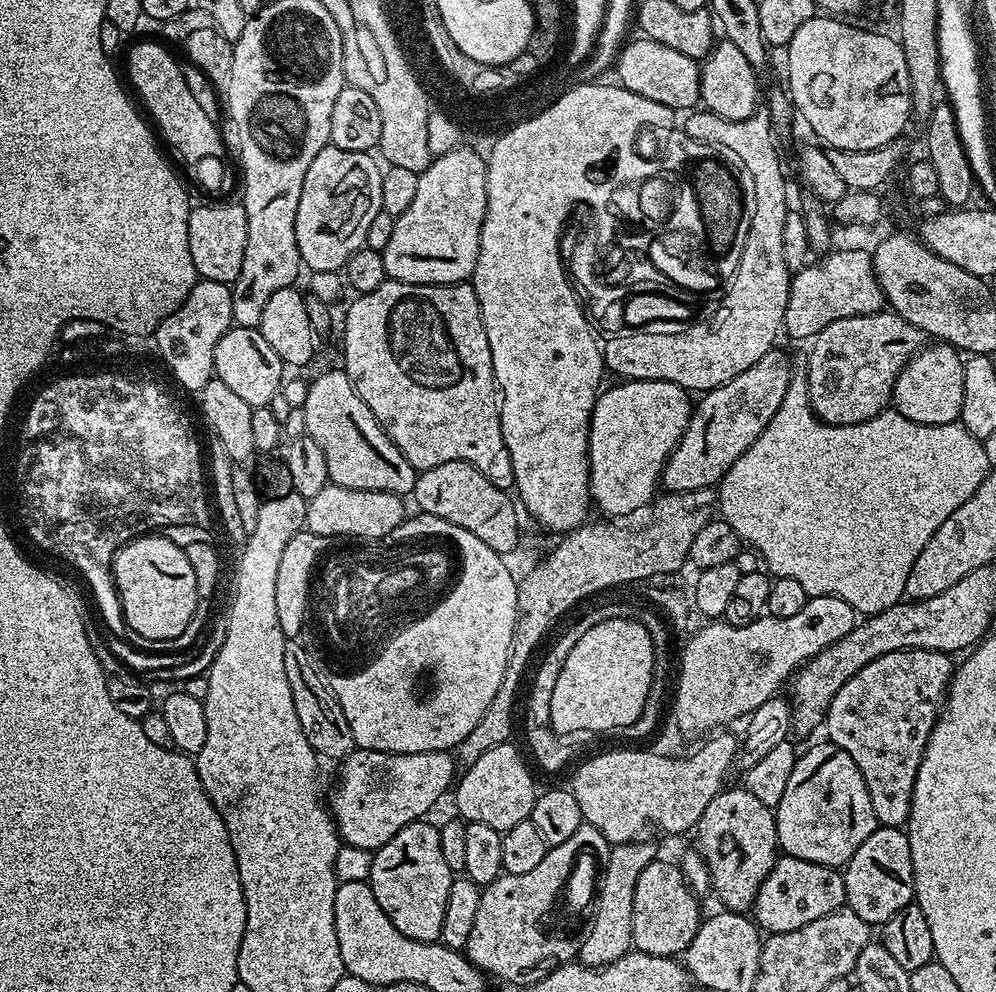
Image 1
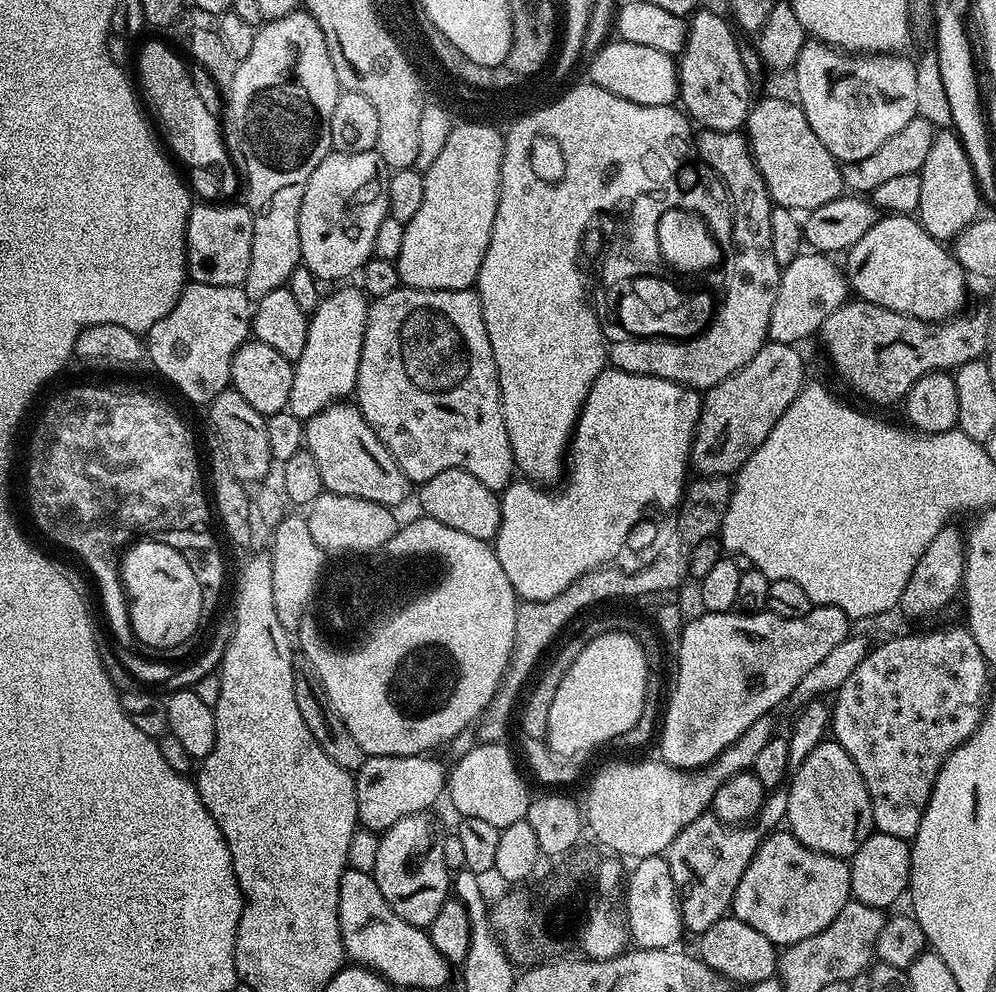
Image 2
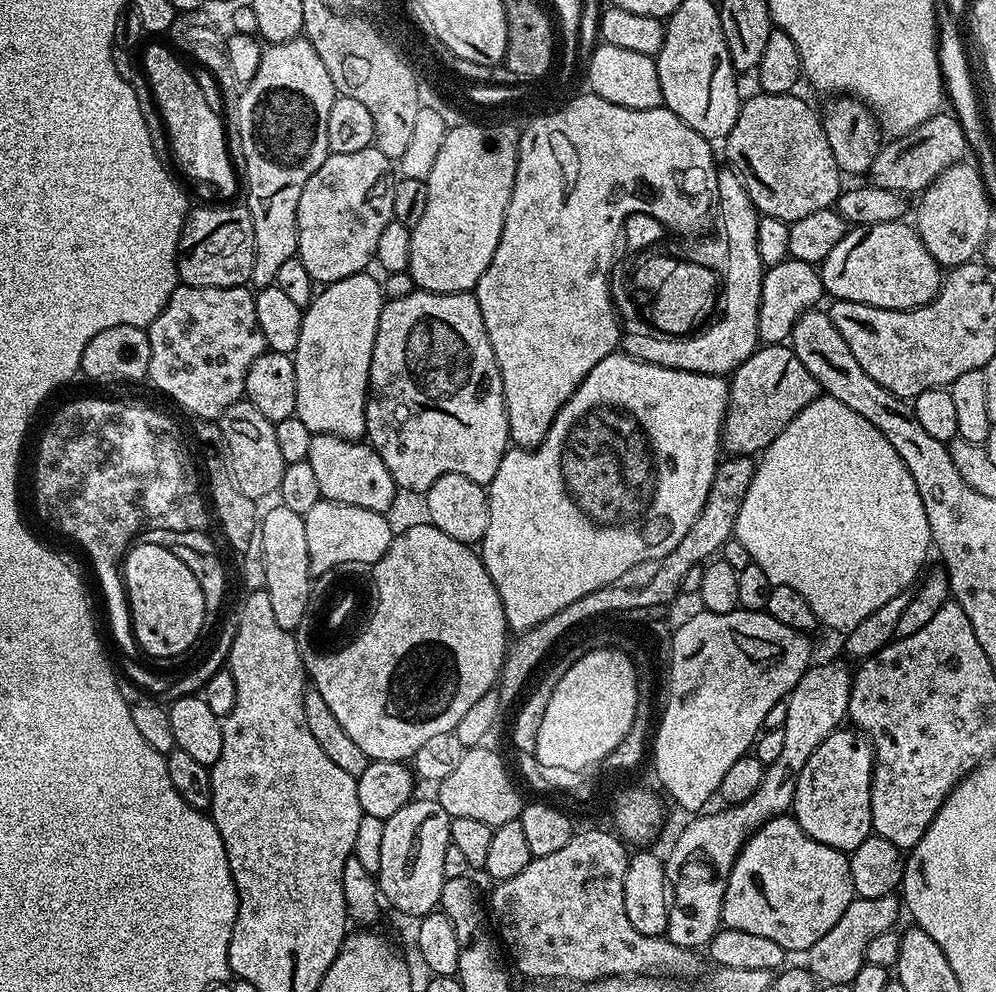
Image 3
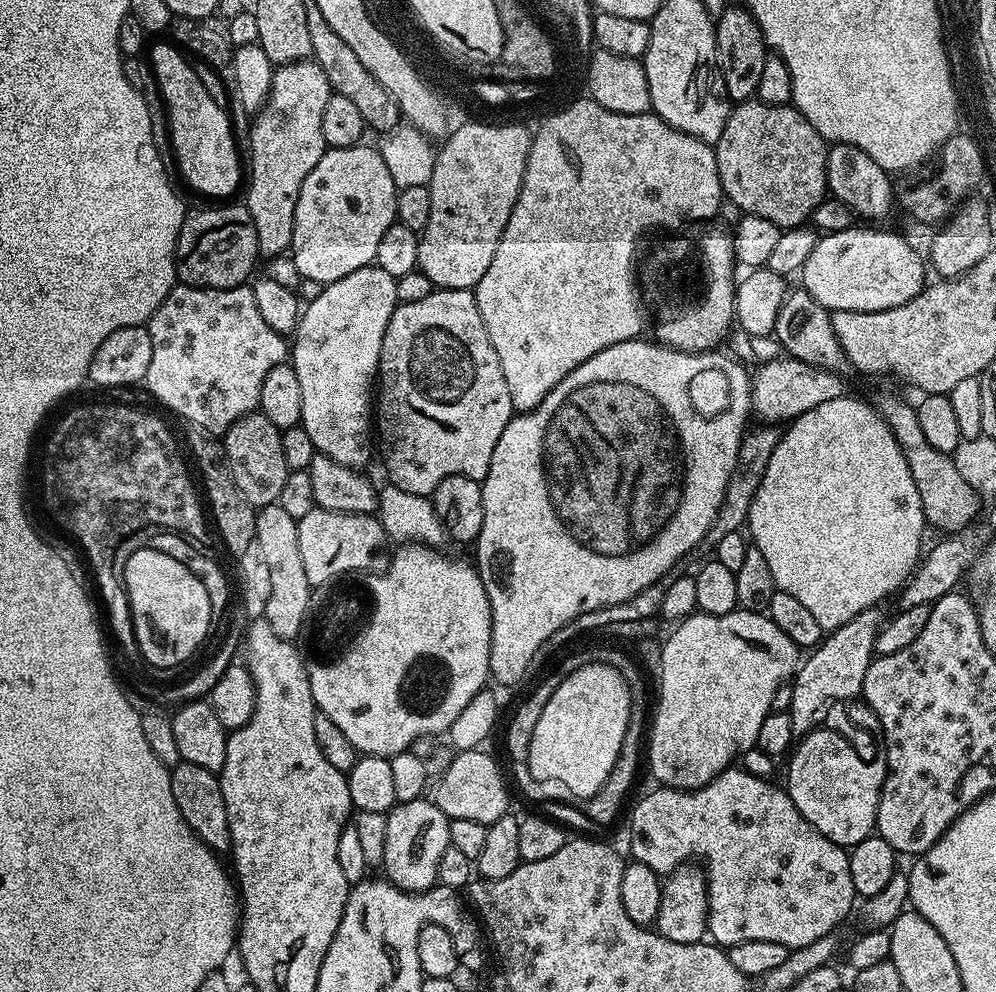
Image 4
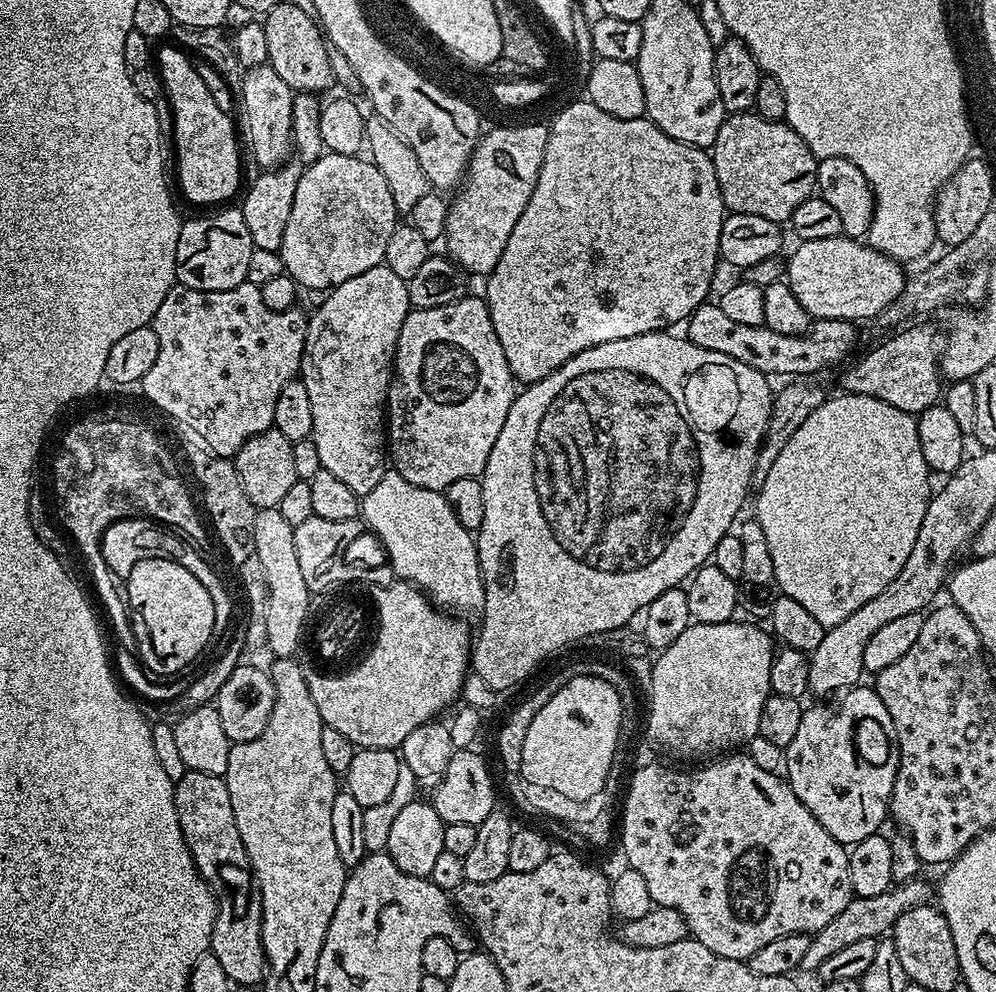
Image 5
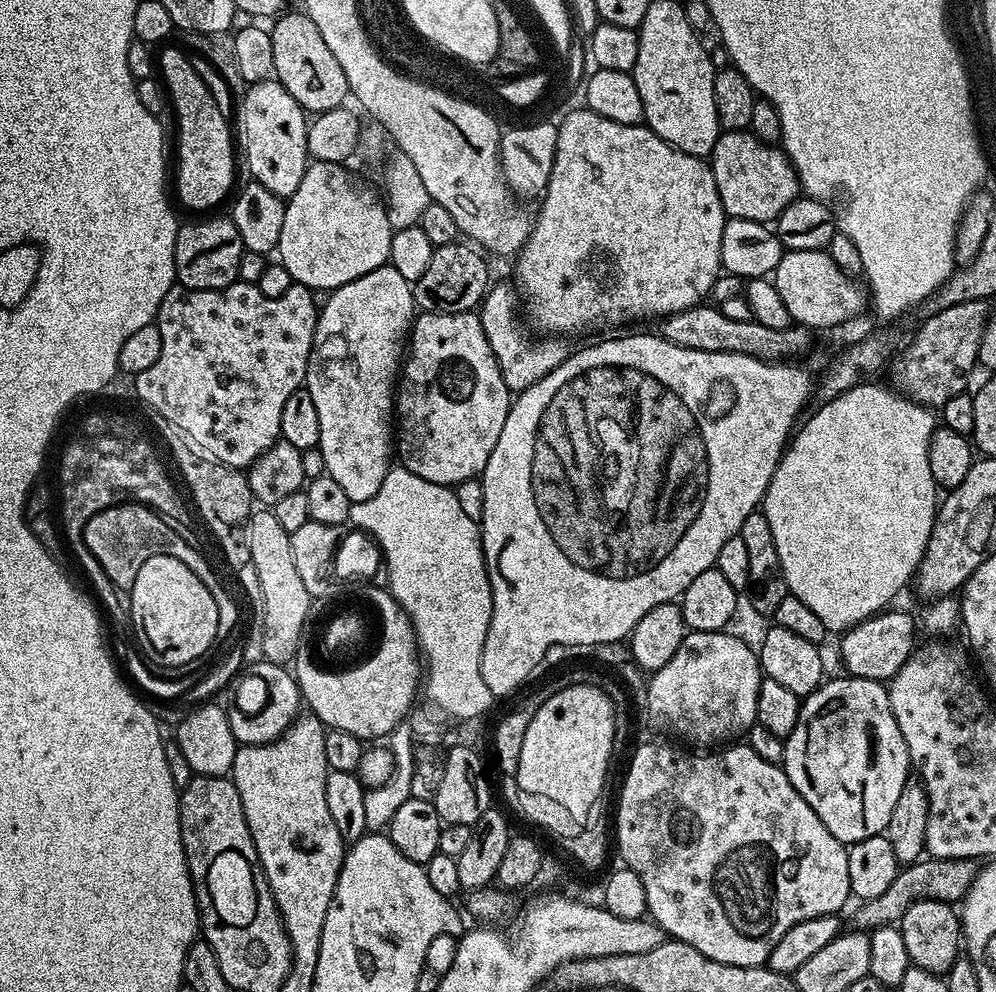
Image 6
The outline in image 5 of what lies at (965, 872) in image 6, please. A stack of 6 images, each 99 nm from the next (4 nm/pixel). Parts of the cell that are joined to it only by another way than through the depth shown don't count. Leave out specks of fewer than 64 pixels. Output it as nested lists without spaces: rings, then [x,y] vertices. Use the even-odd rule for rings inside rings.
[[[924,878],[915,880],[901,880],[895,886],[887,888],[882,894],[874,894],[873,896],[857,896],[853,895],[851,902],[846,906],[846,910],[841,910],[834,922],[826,922],[826,926],[822,926],[822,930],[818,930],[812,936],[809,949],[802,957],[799,971],[819,973],[822,962],[826,962],[826,958],[838,954],[838,950],[843,950],[846,946],[851,946],[853,942],[862,942],[862,938],[884,938],[892,931],[892,927],[898,922],[898,918],[902,918],[902,914],[906,914],[906,910],[914,910],[918,906],[929,903],[933,899],[934,888],[924,881]]]

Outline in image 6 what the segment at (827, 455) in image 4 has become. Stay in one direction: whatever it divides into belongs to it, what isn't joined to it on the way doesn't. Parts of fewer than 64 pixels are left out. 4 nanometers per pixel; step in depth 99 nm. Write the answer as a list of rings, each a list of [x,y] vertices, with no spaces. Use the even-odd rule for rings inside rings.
[[[880,382],[859,384],[846,390],[838,398],[821,403],[821,408],[808,421],[805,419],[799,425],[798,431],[784,449],[784,457],[774,470],[762,505],[766,522],[770,522],[770,530],[774,533],[774,546],[778,546],[778,558],[790,595],[798,598],[798,602],[805,606],[810,606],[810,610],[814,610],[814,615],[822,622],[822,626],[826,626],[832,634],[843,633],[876,613],[885,611],[891,605],[888,603],[907,584],[909,587],[913,583],[916,567],[922,562],[922,554],[930,542],[932,523],[936,521],[938,511],[938,489],[930,474],[930,438],[932,431],[938,427],[937,417],[936,420],[932,417],[933,409],[929,405],[918,404],[903,392],[891,387],[883,388],[876,383]]]

